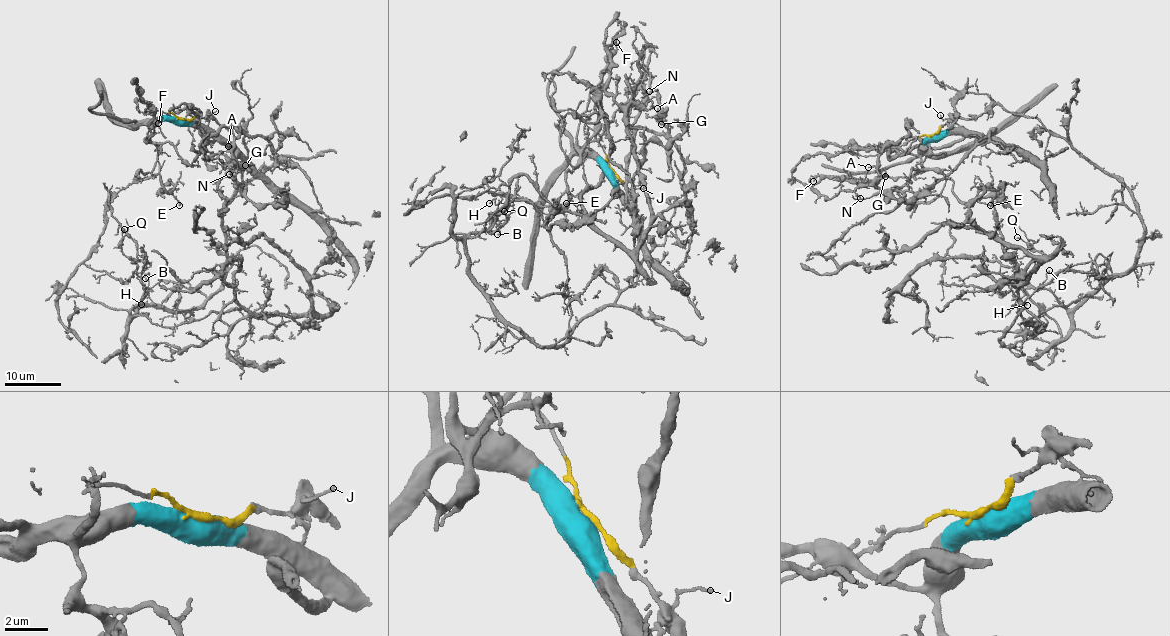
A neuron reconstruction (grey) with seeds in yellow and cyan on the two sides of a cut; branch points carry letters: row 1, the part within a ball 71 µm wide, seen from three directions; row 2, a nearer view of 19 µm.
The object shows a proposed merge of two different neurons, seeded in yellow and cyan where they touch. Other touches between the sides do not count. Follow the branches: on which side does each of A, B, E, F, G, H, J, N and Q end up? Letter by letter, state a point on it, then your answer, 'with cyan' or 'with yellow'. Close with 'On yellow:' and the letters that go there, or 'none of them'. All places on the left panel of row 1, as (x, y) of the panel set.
A: at (228, 146); with cyan
B: at (145, 278); with yellow
E: at (179, 205); with cyan
F: at (158, 123); with cyan
G: at (245, 165); with cyan
H: at (141, 304); with yellow
J: at (215, 111); with yellow
N: at (229, 174); with cyan
Q: at (124, 229); with yellow
On yellow: B, H, J, Q

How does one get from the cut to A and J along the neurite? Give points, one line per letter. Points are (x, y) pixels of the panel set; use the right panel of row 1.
A: (932, 135), (957, 129), (965, 137), (940, 146), (910, 148), (890, 156), (886, 141), (876, 165), (868, 168)
J: (931, 135), (940, 131), (947, 120), (940, 115)

